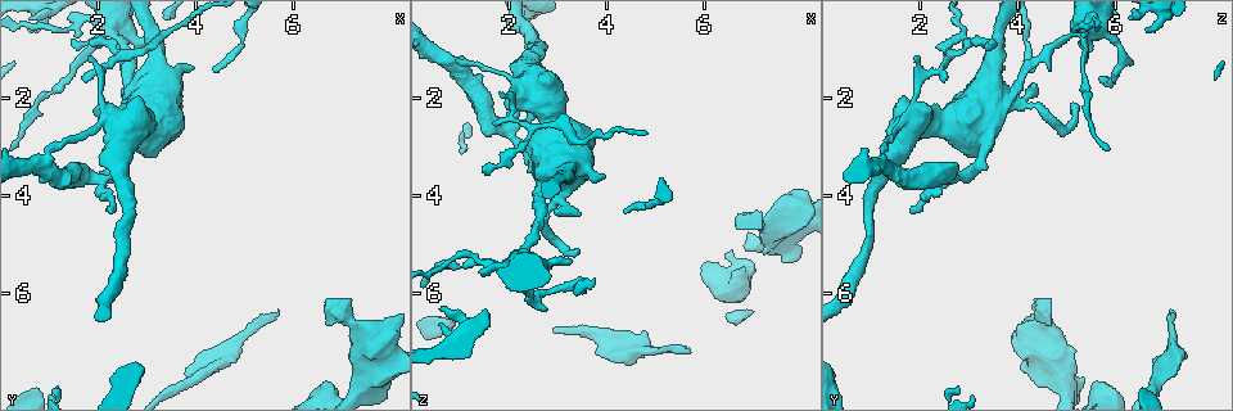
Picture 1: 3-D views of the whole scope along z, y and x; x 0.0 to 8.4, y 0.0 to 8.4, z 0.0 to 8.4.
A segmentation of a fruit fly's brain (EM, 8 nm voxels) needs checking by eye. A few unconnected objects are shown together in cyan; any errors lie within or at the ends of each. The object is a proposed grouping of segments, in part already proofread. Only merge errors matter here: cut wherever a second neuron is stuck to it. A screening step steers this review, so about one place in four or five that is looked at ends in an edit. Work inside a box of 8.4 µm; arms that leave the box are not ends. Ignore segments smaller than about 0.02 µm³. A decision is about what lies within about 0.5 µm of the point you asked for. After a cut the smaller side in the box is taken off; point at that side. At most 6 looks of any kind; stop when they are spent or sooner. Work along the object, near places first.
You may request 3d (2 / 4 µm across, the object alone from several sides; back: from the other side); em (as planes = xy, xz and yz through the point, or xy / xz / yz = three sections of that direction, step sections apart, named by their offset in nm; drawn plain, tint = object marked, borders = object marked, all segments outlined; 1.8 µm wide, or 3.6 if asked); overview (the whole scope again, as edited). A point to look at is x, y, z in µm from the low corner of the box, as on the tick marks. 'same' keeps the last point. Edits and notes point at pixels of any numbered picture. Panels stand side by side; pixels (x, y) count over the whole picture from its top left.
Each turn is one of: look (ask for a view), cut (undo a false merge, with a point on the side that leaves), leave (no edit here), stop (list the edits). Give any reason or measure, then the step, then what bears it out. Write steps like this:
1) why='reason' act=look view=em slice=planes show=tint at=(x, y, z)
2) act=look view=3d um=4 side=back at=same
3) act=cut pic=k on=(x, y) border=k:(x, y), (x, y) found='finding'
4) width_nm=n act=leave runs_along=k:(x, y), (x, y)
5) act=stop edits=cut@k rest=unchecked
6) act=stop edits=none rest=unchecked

why='touches itself' act=look view=3d um=4 at=(1.25, 2.85, 1.25)

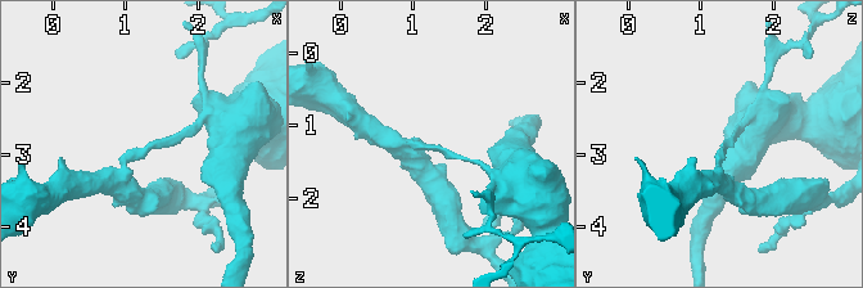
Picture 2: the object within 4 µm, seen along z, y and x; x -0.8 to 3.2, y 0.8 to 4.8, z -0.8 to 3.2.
why='now the EM' act=look view=em slice=planes show=tint at=(1.25, 2.90, 1.30)

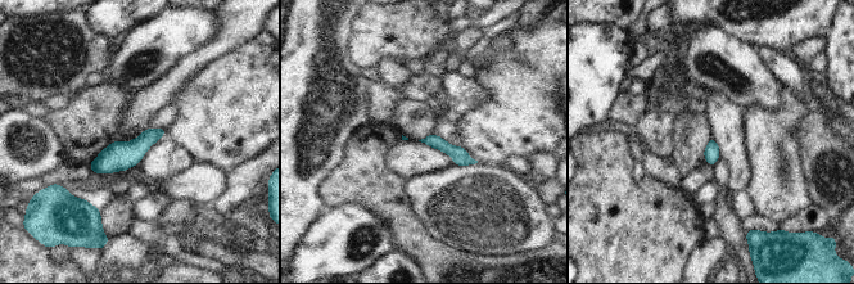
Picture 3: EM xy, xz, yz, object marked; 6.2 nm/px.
act=leave runs_along=3:(161, 131), (132, 152), (94, 168) found='continuous, no second neuron'

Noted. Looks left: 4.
why='a narrow waist' act=look view=em um=3.6 slice=planes show=tint at=(2.75, 2.10, 3.75)

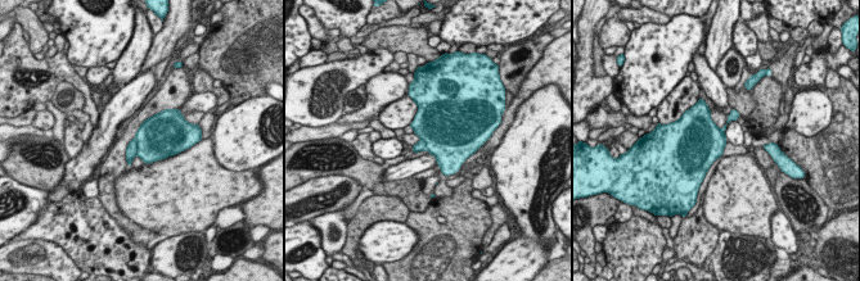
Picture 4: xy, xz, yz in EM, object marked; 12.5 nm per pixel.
act=cut pic=4 on=(131, 148) border=4:(134, 139), (136, 154) found='two neurons meet here'

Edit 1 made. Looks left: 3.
why='a fork' act=look view=3d um=2 at=(4.50, 7.25, 7.20)

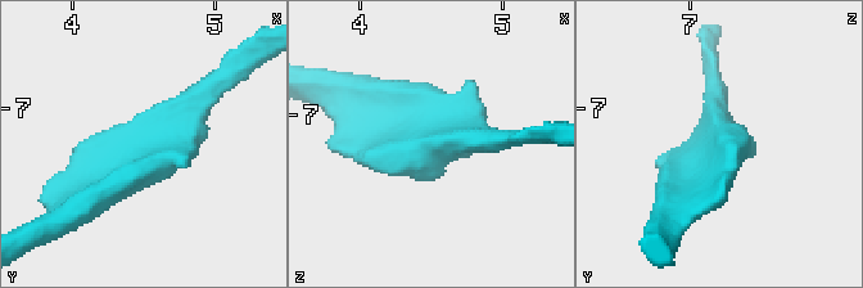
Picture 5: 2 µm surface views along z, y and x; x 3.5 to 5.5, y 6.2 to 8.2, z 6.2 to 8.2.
why='now the EM' act=look view=em slice=xy step=8 show=tint at=(4.50, 7.24, 7.20)

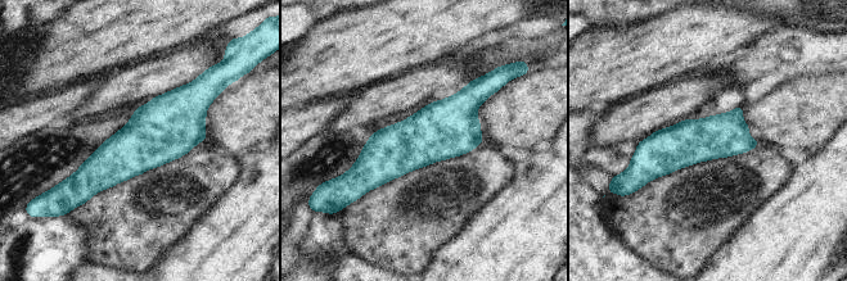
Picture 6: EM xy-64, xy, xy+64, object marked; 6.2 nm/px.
why='cut it another way' act=look view=em slice=planes show=tint at=same

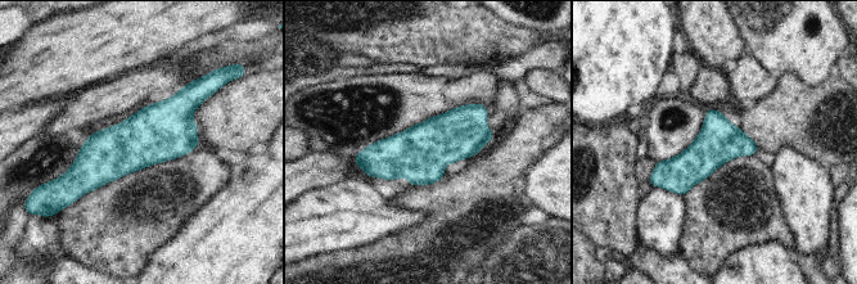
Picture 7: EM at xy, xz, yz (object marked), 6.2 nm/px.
width_nm=260 act=leave found='all the same neuron'

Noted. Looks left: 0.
act=stop edits=cut@4 rest=unchecked

